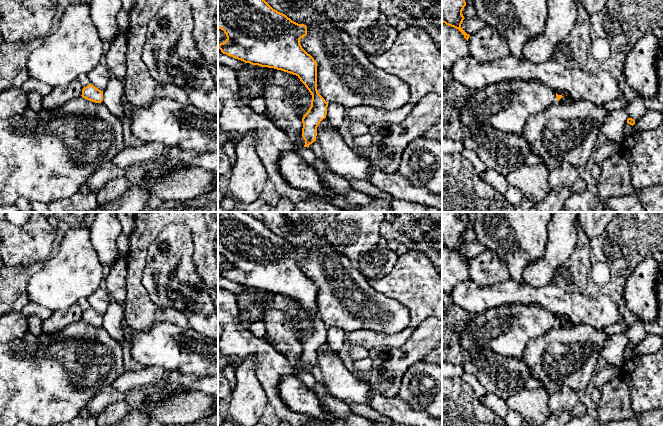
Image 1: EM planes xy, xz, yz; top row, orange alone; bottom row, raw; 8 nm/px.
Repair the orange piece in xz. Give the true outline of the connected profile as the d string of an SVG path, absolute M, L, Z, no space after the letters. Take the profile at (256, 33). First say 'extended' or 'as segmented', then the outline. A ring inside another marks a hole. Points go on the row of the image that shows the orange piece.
as segmented; M218 0L218 28L226 34L226 41L218 44L223 54L245 63L274 68L296 75L312 95L311 106L302 118L304 147L316 141L317 127L326 118L328 103L317 90L317 62L301 46L300 39L307 35L307 26L298 24L285 14L273 9L265 0Z

